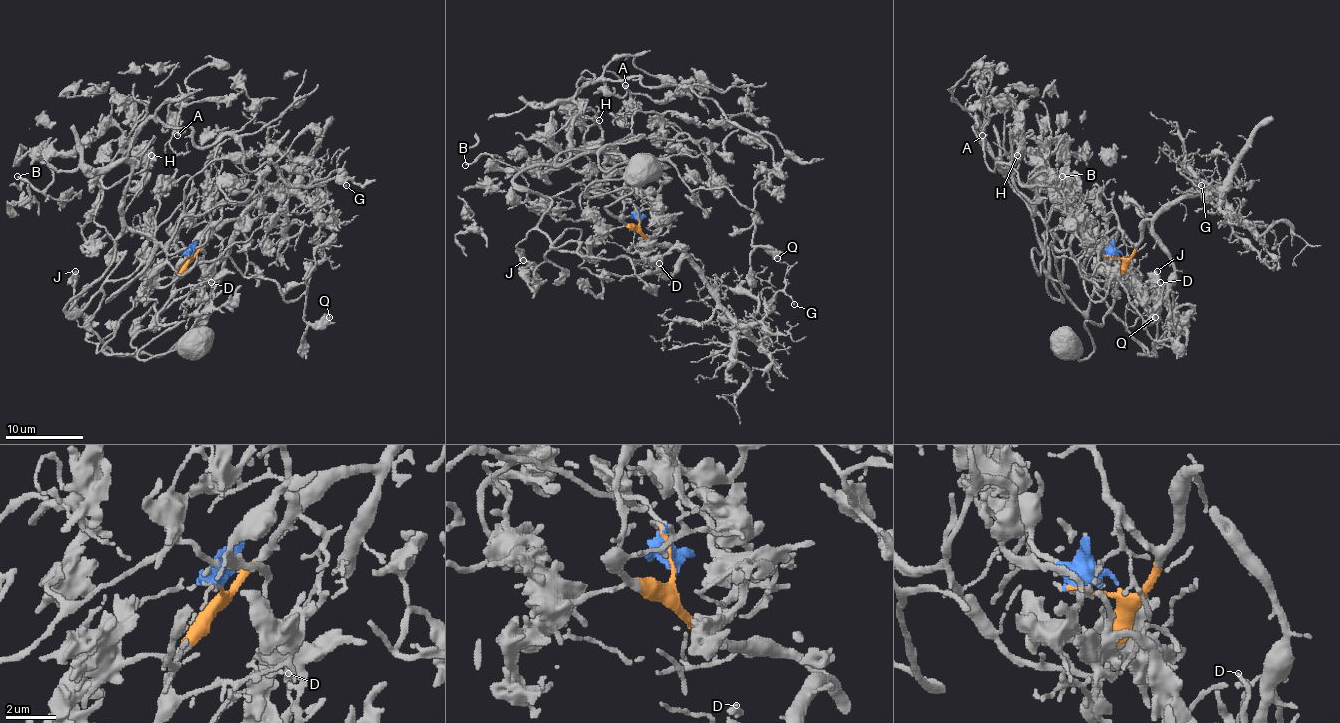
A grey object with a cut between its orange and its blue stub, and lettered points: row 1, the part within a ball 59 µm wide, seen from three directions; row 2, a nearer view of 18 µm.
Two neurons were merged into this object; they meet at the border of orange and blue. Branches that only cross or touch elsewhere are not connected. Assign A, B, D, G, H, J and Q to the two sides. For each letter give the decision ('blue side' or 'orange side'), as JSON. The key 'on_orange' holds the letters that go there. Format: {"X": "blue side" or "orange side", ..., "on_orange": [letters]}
{"A": "blue side", "B": "blue side", "D": "blue side", "G": "orange side", "H": "blue side", "J": "blue side", "Q": "blue side", "on_orange": ["G"]}

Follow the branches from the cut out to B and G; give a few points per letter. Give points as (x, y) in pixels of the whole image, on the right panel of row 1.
B: (1122, 255), (1067, 190), (1044, 235), (1011, 167), (1040, 159), (1048, 126), (1065, 151), (1052, 190), (1062, 177)
G: (1122, 256), (1134, 251), (1140, 227), (1159, 212), (1216, 192), (1218, 206), (1188, 178), (1202, 184)

